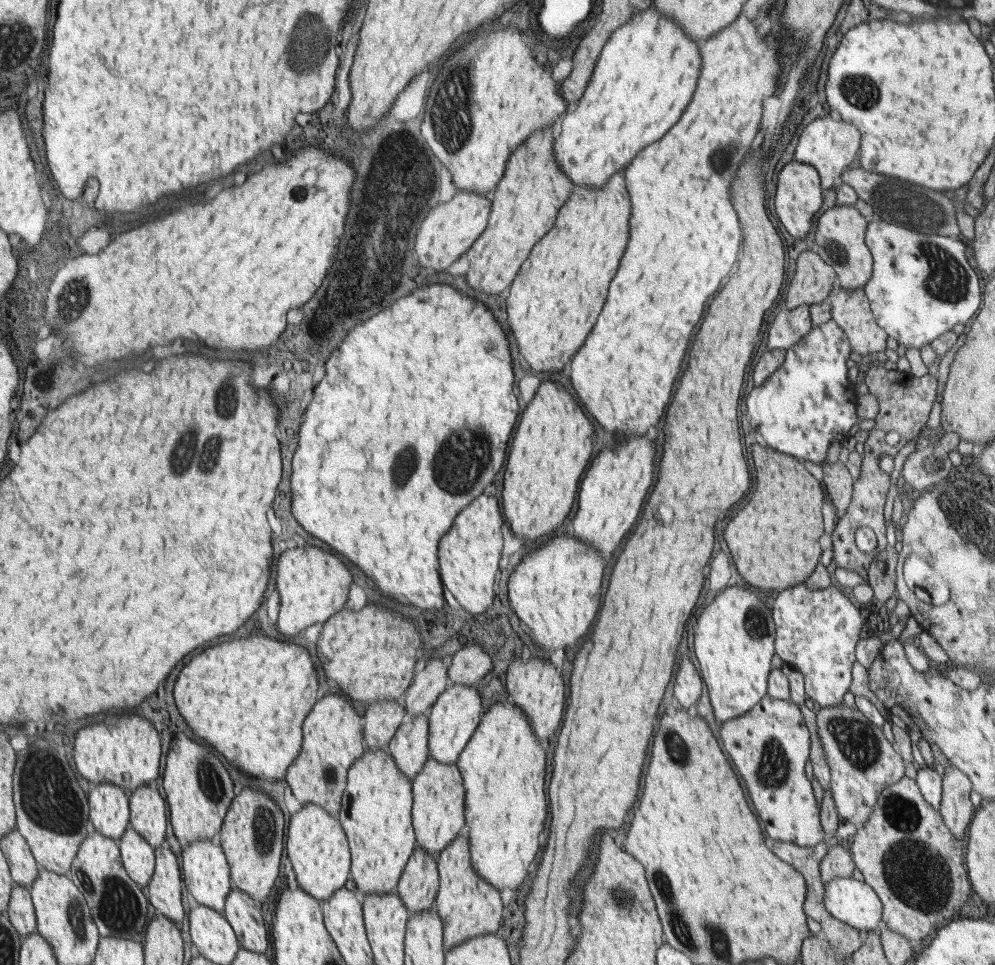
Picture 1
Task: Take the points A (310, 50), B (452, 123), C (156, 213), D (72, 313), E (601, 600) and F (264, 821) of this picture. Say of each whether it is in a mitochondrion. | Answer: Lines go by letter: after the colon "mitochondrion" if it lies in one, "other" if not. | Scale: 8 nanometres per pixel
A: mitochondrion
B: mitochondrion
C: other
D: mitochondrion
E: other
F: mitochondrion

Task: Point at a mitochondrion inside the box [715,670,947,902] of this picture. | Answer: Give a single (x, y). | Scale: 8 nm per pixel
(857, 741)

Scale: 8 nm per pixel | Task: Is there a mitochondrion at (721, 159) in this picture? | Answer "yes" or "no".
yes

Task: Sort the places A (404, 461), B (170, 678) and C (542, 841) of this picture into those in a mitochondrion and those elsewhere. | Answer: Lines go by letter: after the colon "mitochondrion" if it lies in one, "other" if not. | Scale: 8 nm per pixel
A: mitochondrion
B: other
C: other

